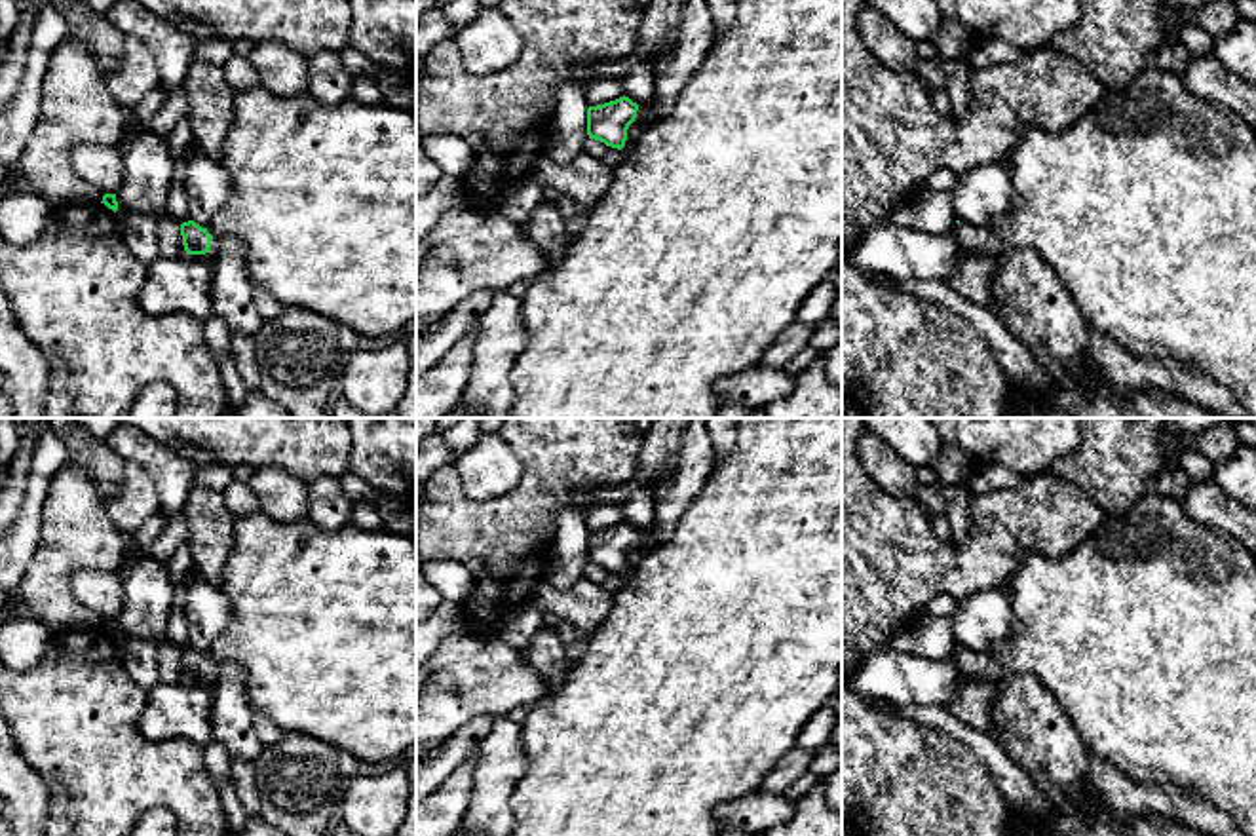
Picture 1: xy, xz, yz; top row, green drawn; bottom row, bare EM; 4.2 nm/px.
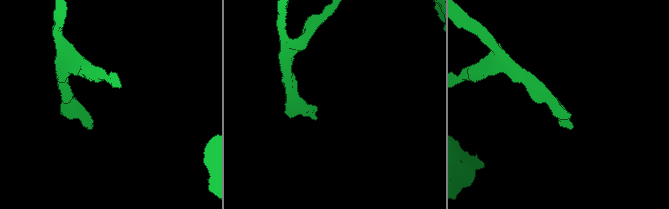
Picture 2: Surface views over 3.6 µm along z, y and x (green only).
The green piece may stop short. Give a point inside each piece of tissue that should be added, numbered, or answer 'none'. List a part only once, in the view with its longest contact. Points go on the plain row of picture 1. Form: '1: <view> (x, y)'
1: xy (230, 711)

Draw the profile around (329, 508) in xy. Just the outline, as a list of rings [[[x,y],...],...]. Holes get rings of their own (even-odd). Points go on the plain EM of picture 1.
[[[321,475],[308,483],[306,519],[323,532],[336,532],[352,522],[353,502],[344,494],[340,479]]]

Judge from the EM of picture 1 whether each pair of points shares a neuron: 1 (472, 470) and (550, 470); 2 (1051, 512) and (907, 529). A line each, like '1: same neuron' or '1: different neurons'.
1: different neurons
2: same neuron

